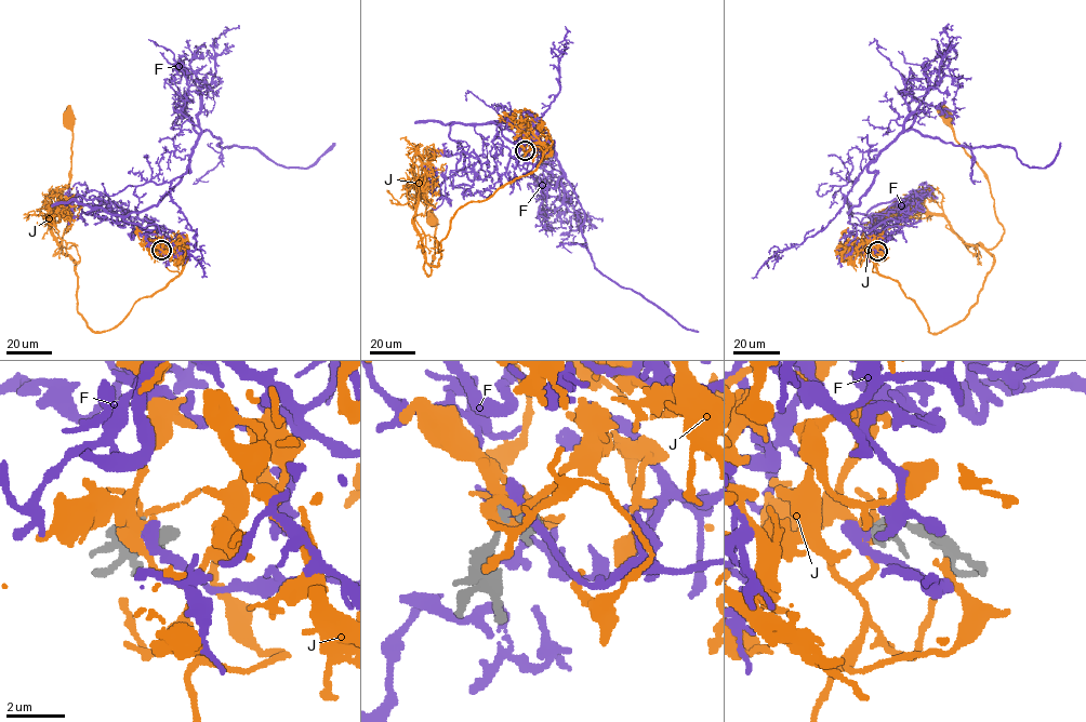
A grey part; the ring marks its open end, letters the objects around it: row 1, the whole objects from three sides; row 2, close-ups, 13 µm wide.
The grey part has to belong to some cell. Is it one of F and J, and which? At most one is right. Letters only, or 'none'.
F

